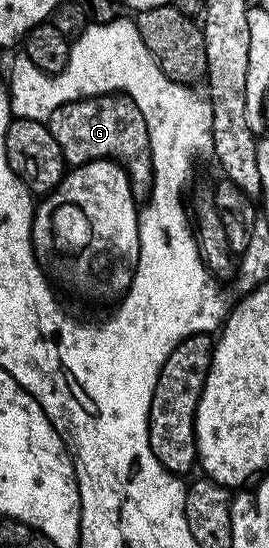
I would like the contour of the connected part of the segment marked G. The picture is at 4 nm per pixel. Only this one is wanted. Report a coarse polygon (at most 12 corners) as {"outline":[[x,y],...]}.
{"outline":[[120,94],[59,106],[48,126],[69,166],[115,160],[134,197],[153,187],[139,107]]}

